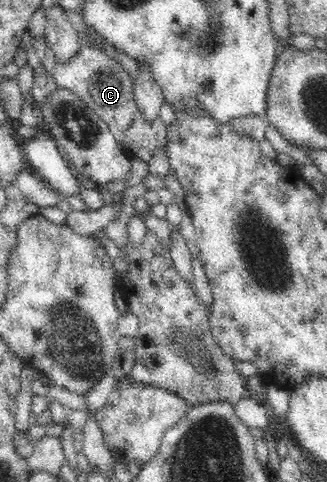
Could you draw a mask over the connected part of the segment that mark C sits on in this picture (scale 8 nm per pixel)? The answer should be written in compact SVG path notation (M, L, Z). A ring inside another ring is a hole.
M87 43L81 45L68 59L56 60L53 78L58 88L68 89L78 95L107 124L119 147L131 161L142 160L148 164L159 149L165 151L166 125L160 115L154 116L152 120L144 117L136 104L135 88L128 71L116 59L108 56L104 49Z

